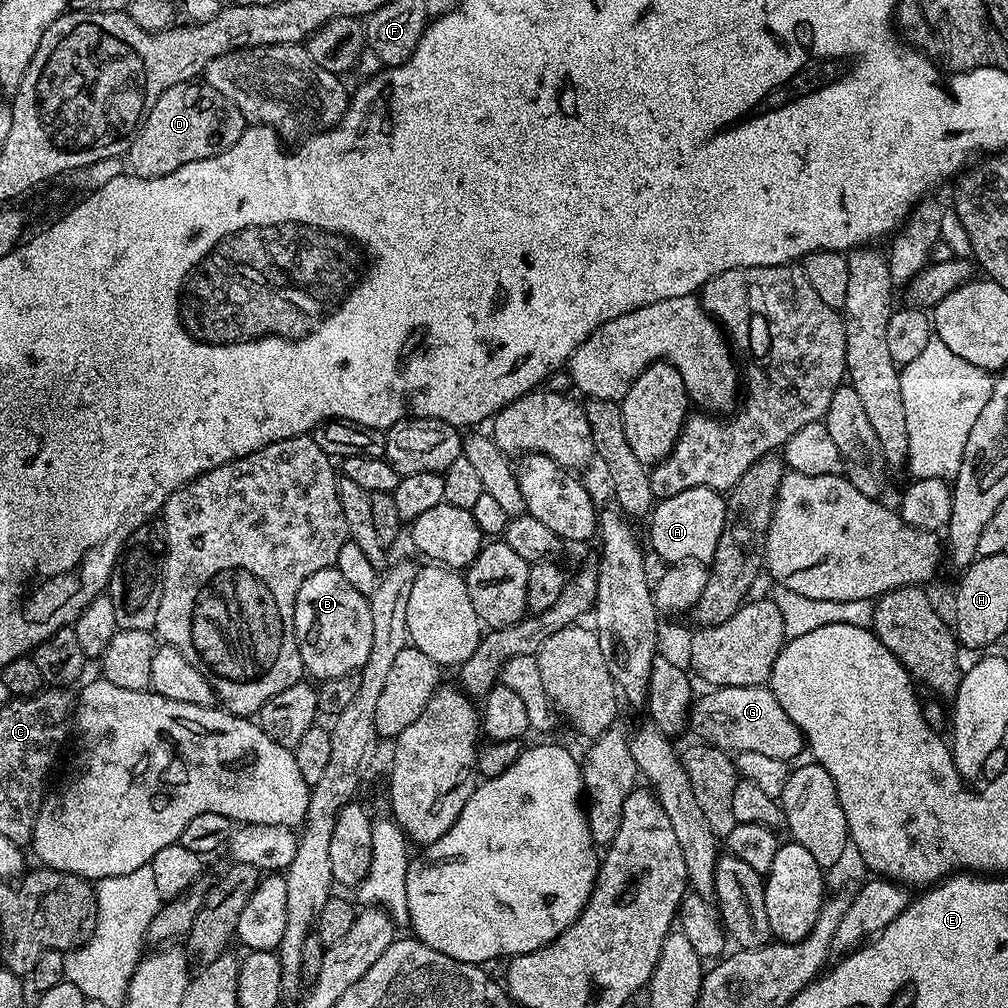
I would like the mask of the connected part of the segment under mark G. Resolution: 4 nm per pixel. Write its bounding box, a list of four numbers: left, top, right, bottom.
[688,685,806,762]

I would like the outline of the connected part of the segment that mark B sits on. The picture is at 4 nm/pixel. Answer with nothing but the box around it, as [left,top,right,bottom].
[294,566,374,681]

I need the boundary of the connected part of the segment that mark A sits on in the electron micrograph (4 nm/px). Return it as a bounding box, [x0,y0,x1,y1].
[648,486,728,565]

